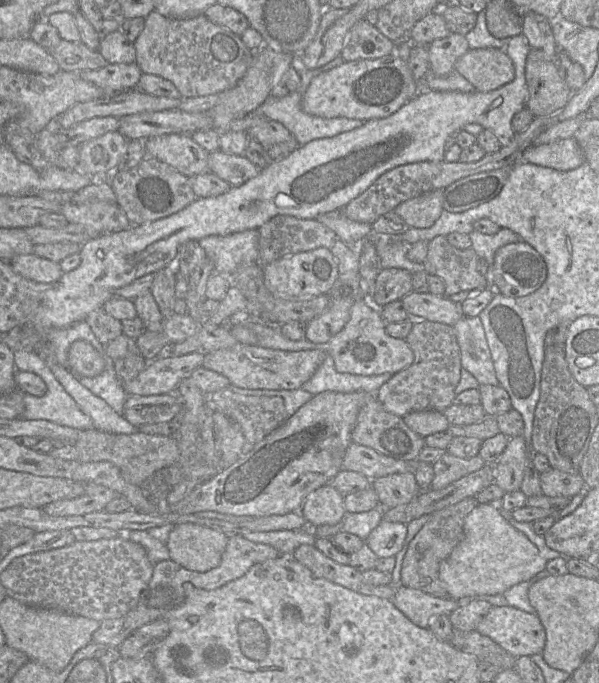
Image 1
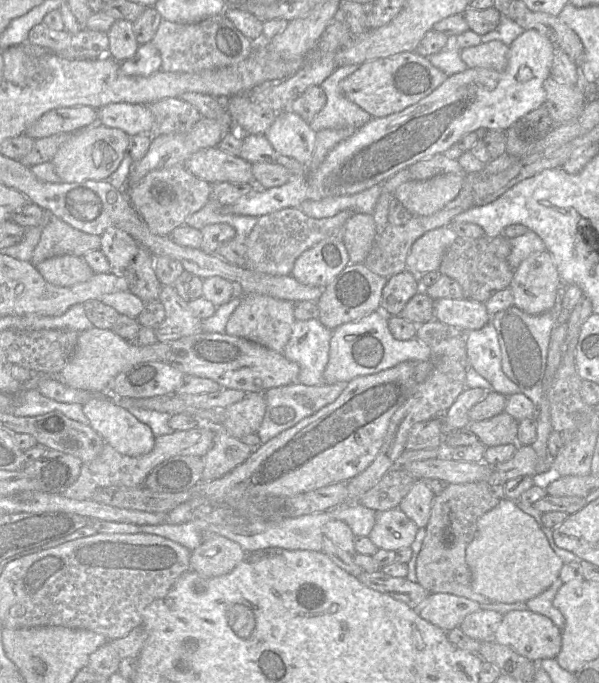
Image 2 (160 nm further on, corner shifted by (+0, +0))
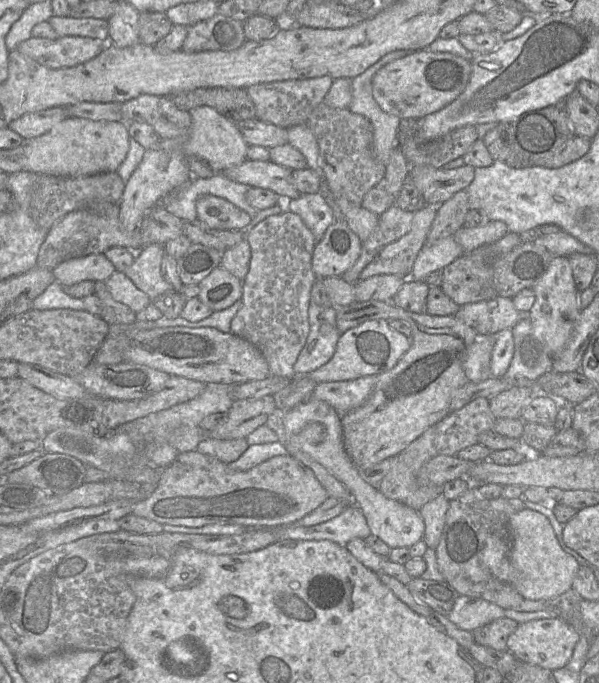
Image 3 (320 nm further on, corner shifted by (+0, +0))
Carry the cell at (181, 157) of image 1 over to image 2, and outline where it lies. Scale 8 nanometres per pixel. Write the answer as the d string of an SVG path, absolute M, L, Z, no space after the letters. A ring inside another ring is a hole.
M218 147L195 152L186 160L184 168L210 185L220 182L254 184L252 164Z

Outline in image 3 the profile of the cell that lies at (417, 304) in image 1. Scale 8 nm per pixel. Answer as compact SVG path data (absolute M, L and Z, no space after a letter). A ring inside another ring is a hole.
M500 296L462 305L454 315L479 335L494 335L501 330L511 329L524 316L515 308L512 298Z

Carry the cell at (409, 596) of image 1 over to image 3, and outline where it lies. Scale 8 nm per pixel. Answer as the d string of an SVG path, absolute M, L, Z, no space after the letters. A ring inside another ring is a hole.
M459 596L446 617L460 629L473 631L505 617L505 609L482 598Z

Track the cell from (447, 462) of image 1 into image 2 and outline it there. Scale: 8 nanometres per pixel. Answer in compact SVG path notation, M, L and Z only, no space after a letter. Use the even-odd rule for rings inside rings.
M482 481L450 483L441 494L435 495L416 562L416 582L430 594L453 594L480 604L501 603L474 592L471 586L471 571L465 560L466 548L476 534L479 518L496 507L501 500L490 495L489 486L488 482Z

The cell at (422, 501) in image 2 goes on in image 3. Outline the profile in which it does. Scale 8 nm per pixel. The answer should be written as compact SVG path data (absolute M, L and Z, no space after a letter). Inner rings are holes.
M441 493L419 510L419 514L425 524L425 532L422 540L432 550L436 549L440 541L448 508L449 501Z

